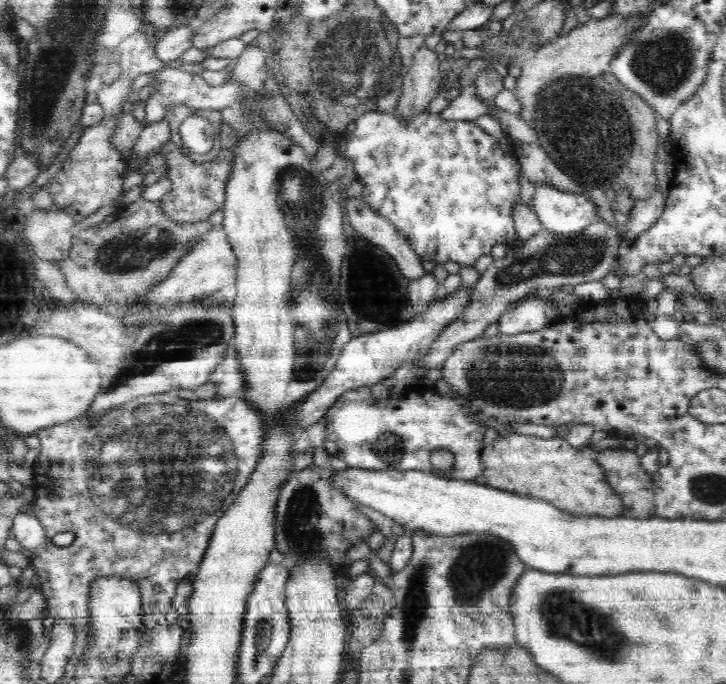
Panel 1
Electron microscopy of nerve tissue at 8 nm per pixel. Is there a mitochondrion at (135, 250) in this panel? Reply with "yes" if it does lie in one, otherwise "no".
yes

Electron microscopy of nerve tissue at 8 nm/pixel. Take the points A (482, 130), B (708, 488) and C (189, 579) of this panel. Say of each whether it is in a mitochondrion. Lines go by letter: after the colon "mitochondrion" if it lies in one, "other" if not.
A: other
B: mitochondrion
C: other

